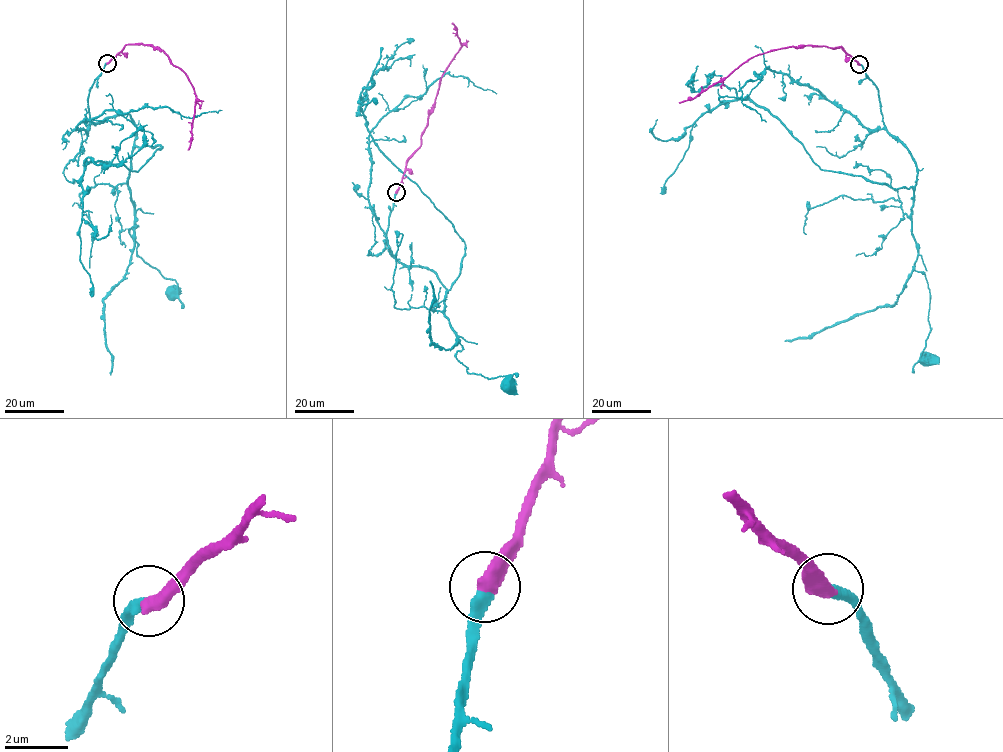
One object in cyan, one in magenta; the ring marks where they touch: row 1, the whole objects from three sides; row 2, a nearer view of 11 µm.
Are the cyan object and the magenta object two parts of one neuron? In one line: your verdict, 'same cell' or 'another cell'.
same cell

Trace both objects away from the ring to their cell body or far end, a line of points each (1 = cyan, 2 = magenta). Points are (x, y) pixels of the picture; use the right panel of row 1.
1: (859, 64), (878, 90), (884, 127), (917, 169), (911, 226), (914, 270), (929, 293), (927, 360)
2: (859, 64), (841, 47), (811, 45), (767, 51), (750, 57), (694, 97), (679, 103)

